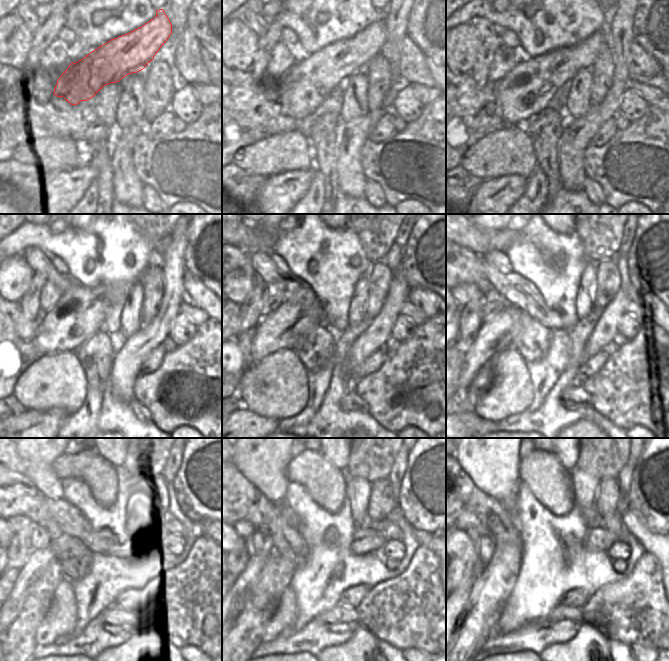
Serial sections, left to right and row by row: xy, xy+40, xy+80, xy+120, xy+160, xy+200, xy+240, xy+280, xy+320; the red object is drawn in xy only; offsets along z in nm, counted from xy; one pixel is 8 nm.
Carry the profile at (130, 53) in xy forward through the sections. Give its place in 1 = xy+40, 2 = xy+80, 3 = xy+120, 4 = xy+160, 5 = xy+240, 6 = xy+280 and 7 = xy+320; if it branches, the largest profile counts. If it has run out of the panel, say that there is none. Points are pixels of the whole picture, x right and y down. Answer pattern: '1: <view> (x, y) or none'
1: xy+40 (305, 87)
2: xy+80 (526, 90)
3: xy+120 (81, 311)
4: xy+160 (281, 329)
5: xy+240 (38, 560)
6: xy+280 (242, 586)
7: xy+320 (466, 588)

